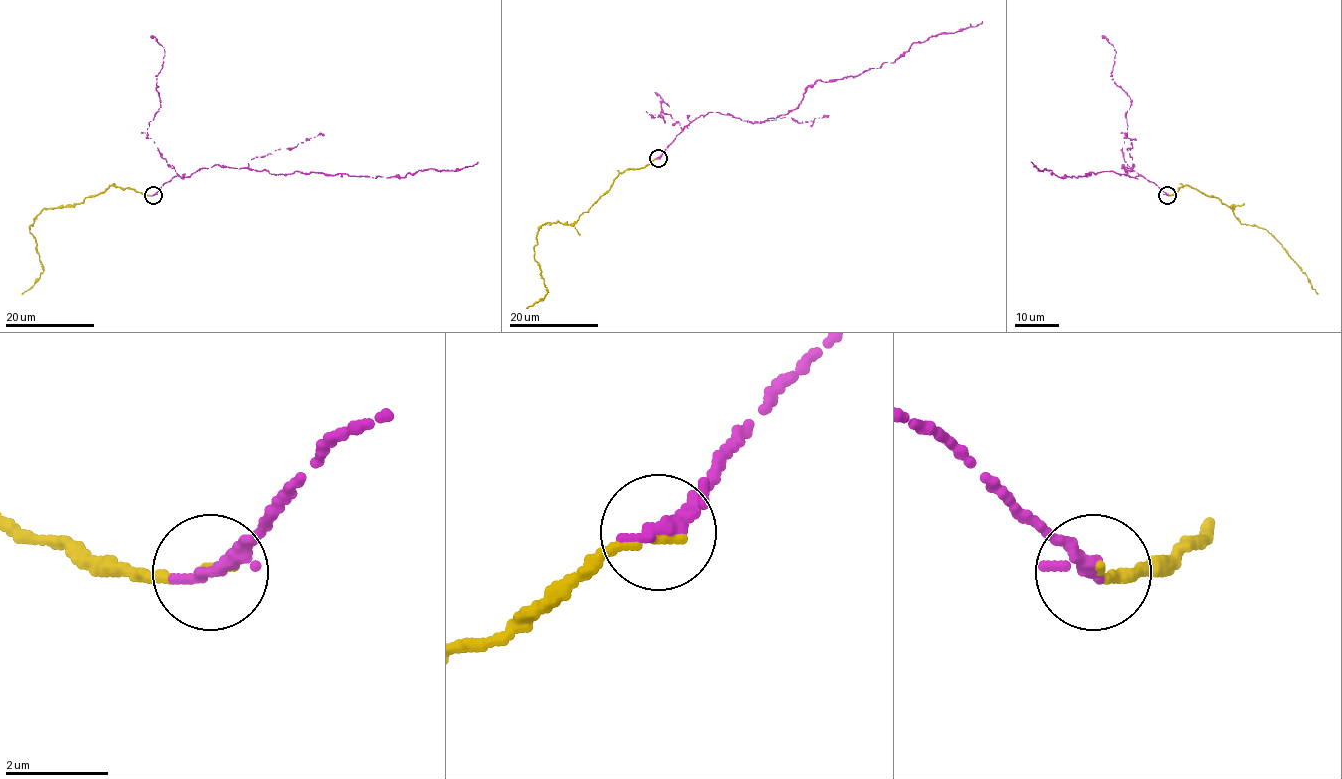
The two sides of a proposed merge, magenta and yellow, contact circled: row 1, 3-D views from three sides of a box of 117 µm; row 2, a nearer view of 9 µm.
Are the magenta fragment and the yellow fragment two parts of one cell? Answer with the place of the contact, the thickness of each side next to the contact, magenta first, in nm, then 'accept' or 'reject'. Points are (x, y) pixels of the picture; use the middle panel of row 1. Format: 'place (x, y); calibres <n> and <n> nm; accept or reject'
place (658, 158); calibres 260 and 200 nm; accept

